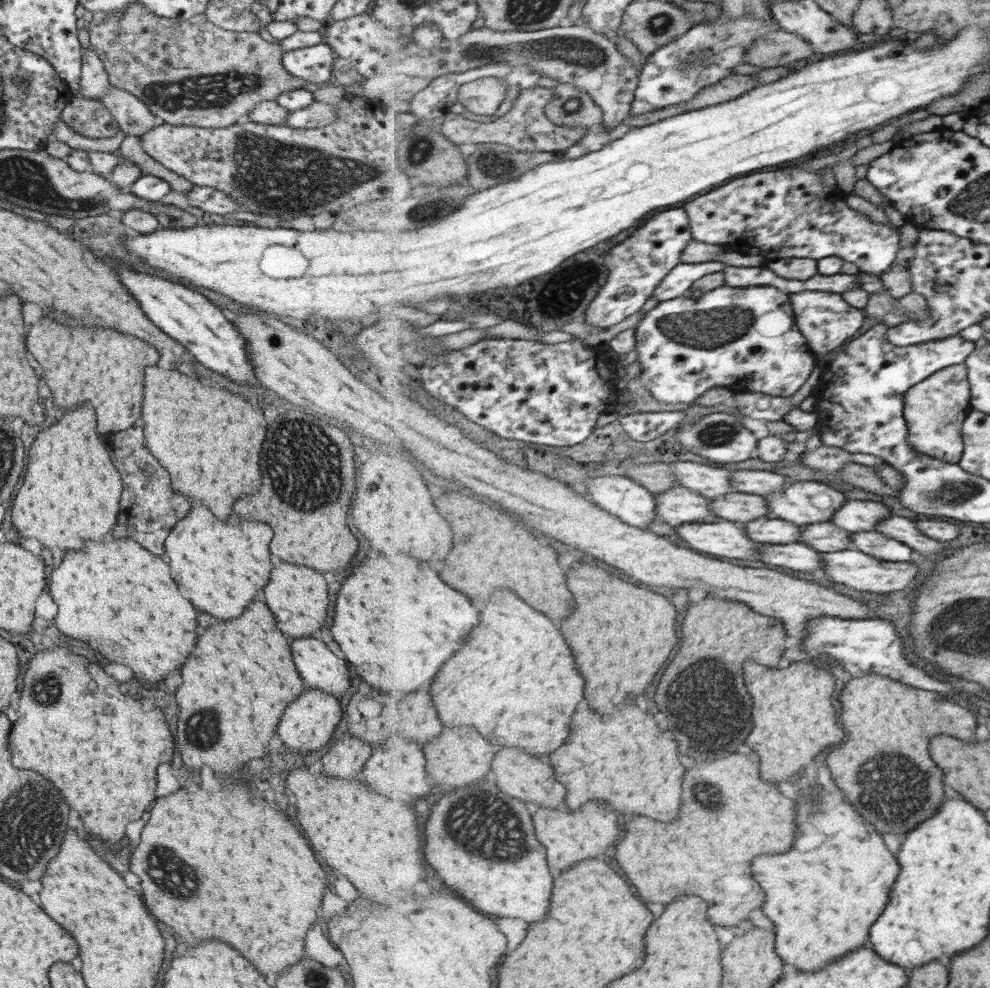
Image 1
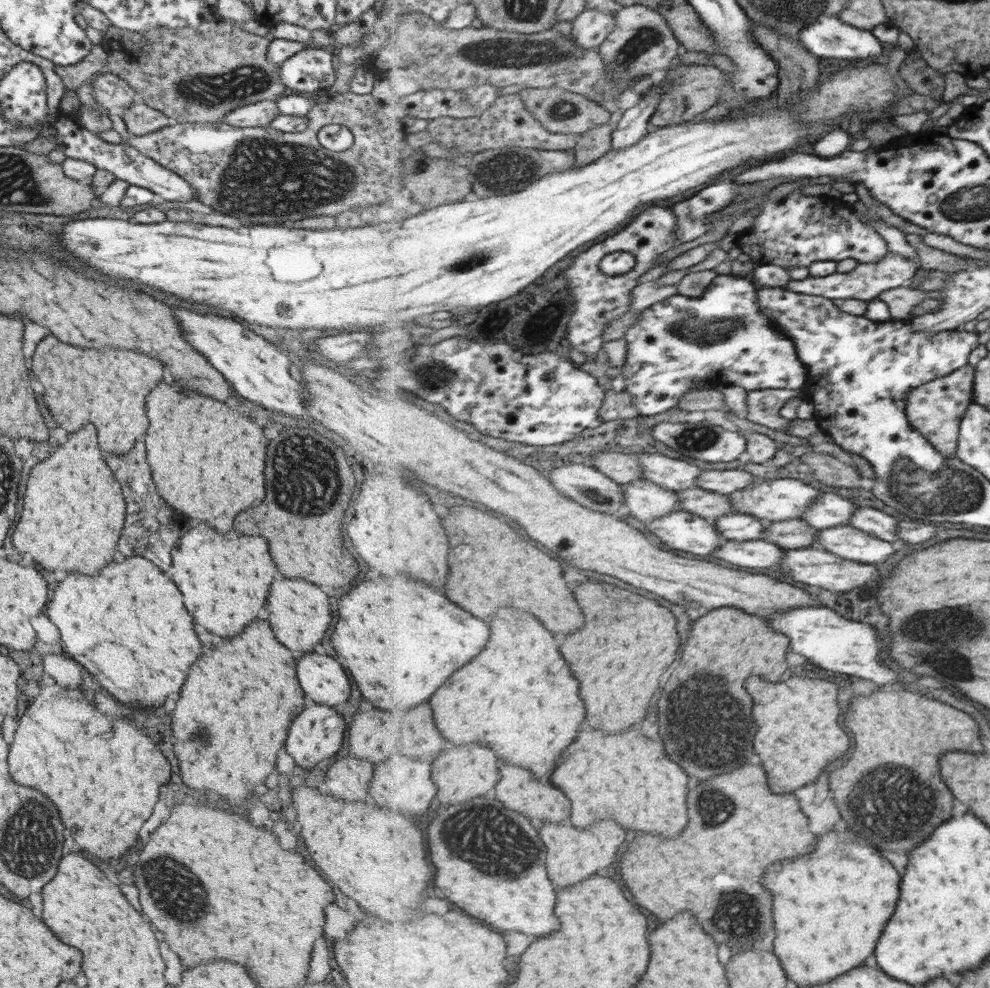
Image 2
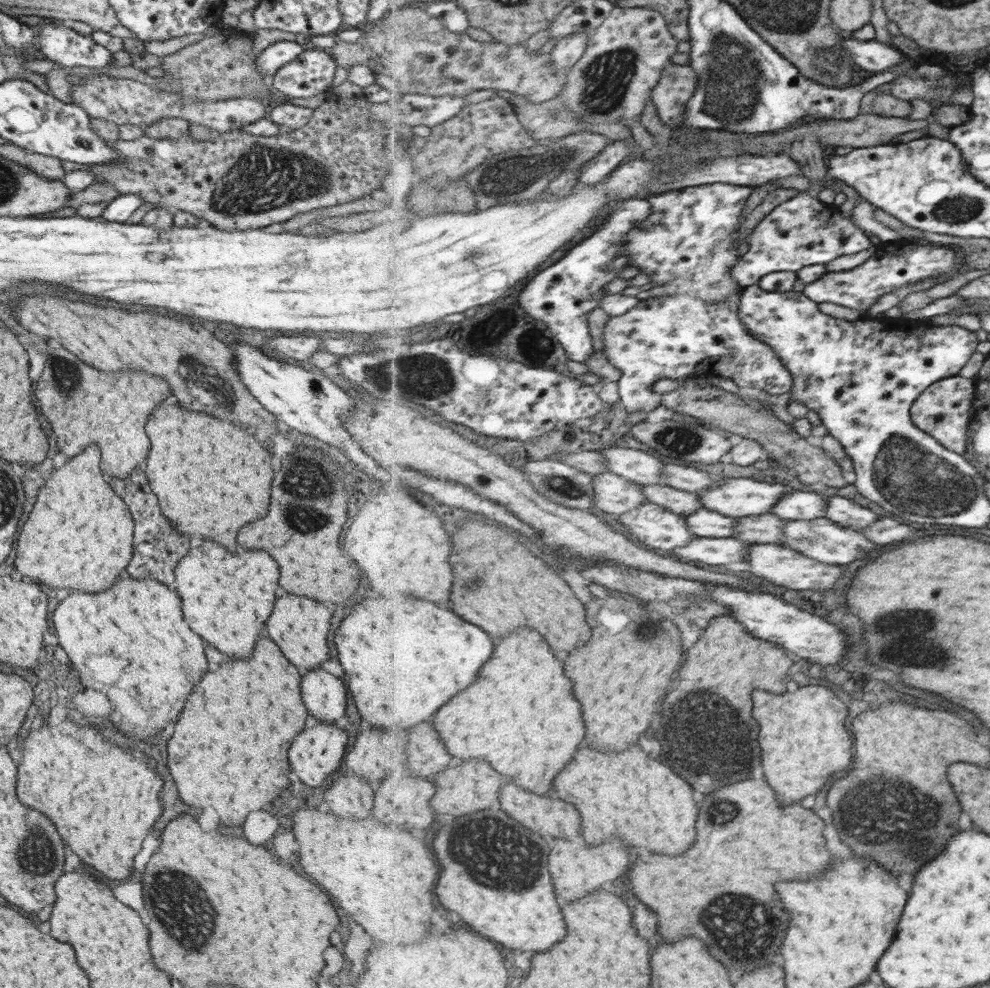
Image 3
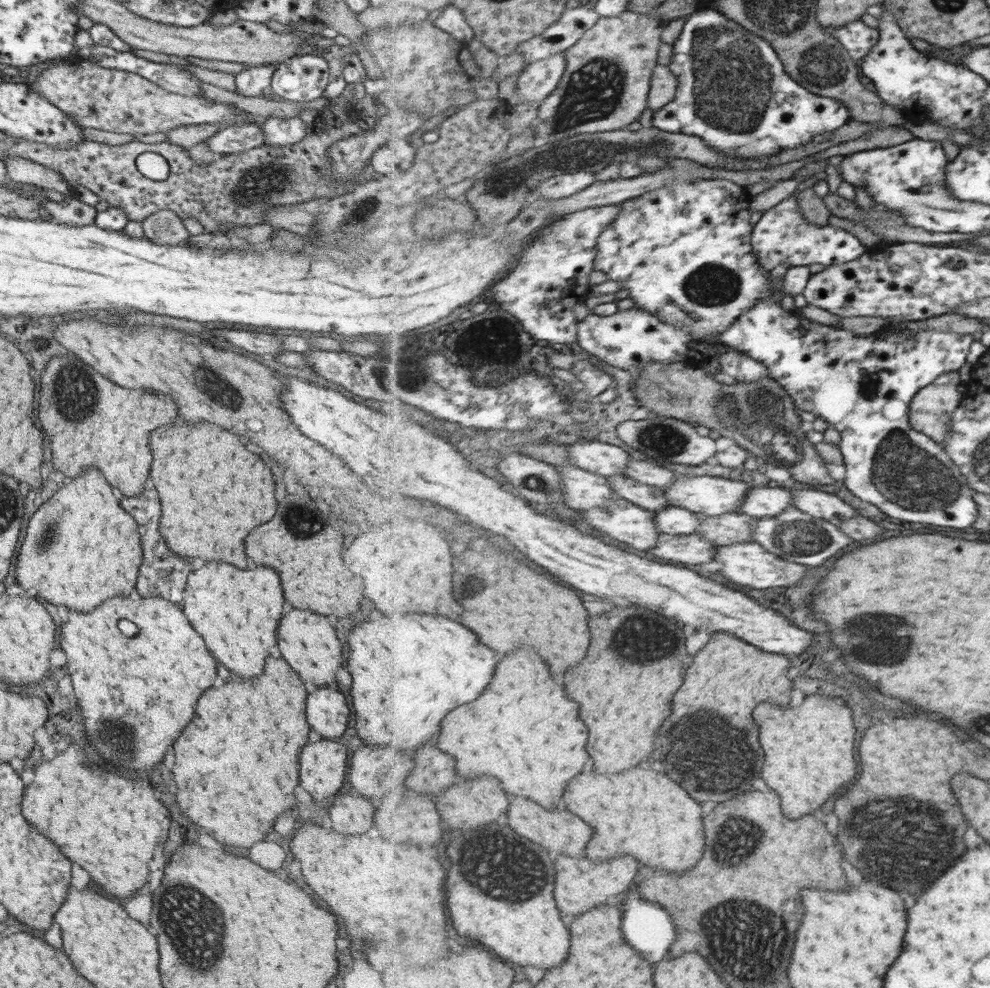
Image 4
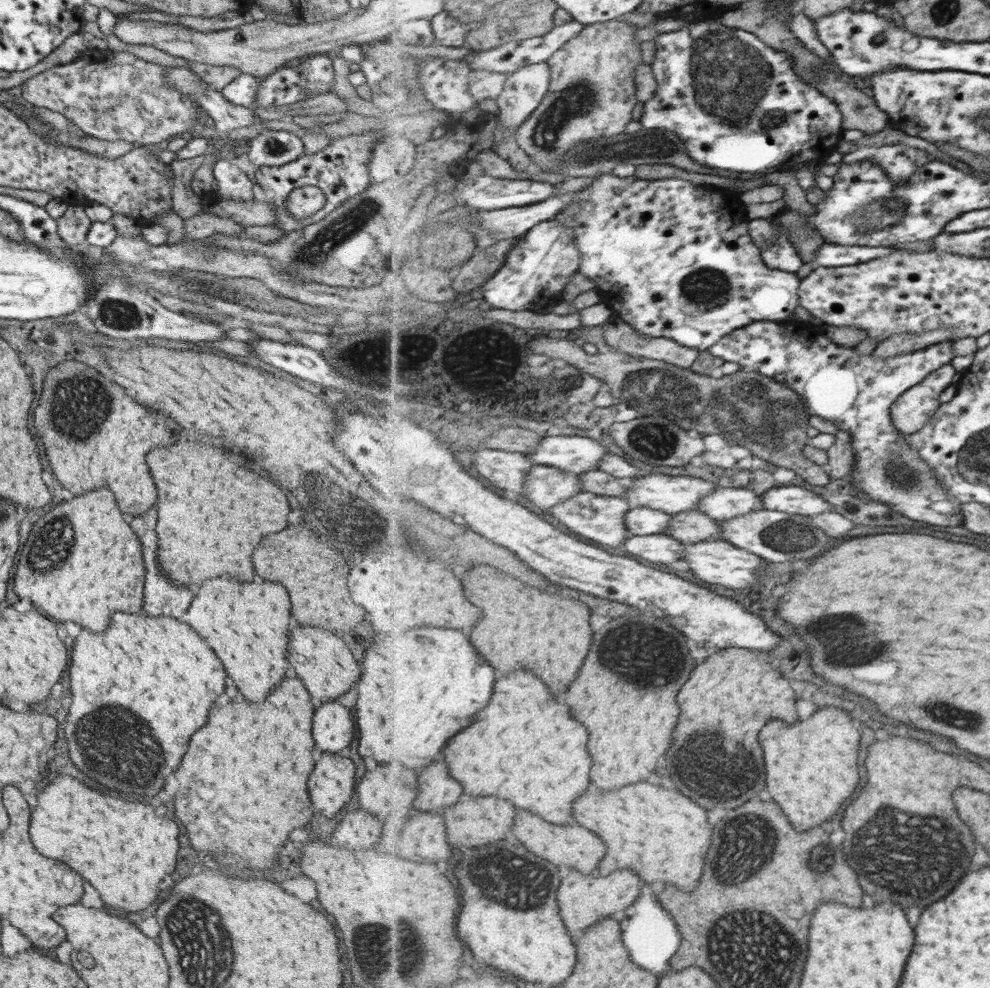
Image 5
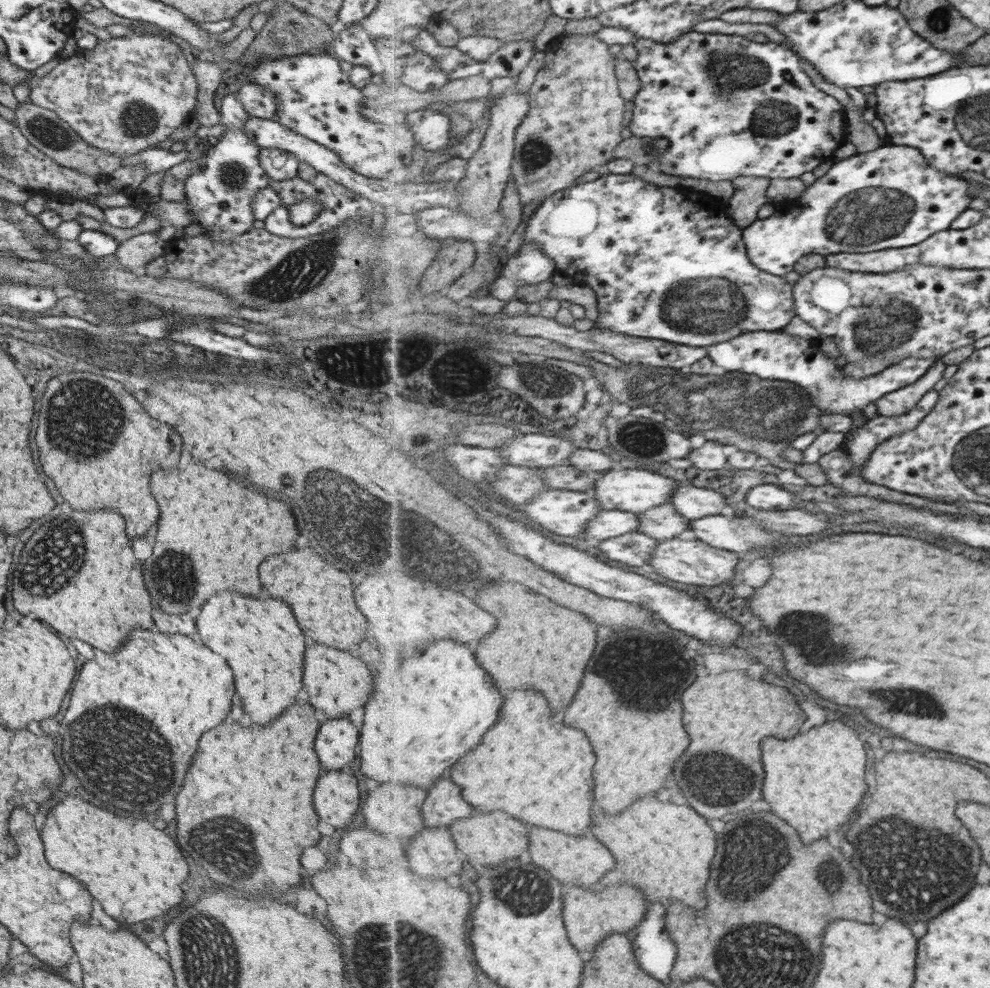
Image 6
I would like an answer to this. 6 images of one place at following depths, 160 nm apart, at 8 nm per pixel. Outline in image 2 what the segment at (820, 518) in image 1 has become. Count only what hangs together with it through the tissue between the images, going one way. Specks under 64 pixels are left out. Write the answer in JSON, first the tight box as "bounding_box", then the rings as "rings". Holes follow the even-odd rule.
{"bounding_box":[728,478,823,522],"rings":[[[780,478],[773,482],[763,481],[751,483],[746,489],[728,495],[734,509],[739,513],[756,516],[765,522],[801,519],[802,514],[815,502],[823,492],[813,488],[810,483],[798,479]]]}

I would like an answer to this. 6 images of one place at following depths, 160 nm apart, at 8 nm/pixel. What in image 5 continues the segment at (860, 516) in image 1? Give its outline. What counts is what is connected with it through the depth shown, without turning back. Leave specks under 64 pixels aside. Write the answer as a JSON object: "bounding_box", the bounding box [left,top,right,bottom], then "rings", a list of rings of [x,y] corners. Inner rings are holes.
{"bounding_box":[698,488,763,521],"rings":[[[719,488],[710,492],[698,506],[698,510],[719,521],[763,508],[762,496],[752,490]]]}

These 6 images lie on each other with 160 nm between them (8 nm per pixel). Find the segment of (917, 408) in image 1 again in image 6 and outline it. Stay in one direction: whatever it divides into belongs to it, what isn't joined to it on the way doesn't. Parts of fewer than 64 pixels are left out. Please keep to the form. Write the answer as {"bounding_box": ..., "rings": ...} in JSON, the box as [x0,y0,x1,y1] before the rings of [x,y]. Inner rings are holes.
{"bounding_box":[875,360,947,417],"rings":[[[937,360],[924,378],[905,388],[886,394],[881,400],[875,402],[878,414],[886,417],[899,417],[907,414],[911,409],[915,409],[925,394],[931,391],[939,380],[943,379],[945,368],[947,365],[941,360]]]}

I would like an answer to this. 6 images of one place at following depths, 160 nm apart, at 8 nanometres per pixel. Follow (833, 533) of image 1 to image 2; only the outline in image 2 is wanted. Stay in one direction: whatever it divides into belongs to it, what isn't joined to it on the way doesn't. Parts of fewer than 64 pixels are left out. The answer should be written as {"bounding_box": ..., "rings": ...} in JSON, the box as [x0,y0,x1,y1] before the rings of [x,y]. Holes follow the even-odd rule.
{"bounding_box":[763,519,817,550],"rings":[[[802,519],[780,520],[768,522],[763,539],[789,550],[804,549],[812,546],[817,531]]]}

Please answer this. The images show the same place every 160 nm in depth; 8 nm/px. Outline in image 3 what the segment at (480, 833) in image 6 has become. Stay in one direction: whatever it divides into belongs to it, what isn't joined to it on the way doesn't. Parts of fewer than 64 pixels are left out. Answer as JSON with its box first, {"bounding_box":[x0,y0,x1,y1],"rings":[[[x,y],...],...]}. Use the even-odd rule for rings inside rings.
{"bounding_box":[431,758,503,816],"rings":[[[467,758],[459,766],[449,767],[435,776],[435,796],[431,798],[431,807],[441,814],[465,816],[487,810],[493,802],[500,800],[499,786],[503,784],[503,776],[491,768],[489,762],[482,758]]]}

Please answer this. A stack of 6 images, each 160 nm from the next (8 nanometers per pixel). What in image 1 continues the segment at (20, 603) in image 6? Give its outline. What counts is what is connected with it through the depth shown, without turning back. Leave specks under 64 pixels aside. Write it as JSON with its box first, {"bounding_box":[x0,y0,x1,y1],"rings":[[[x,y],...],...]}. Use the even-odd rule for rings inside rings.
{"bounding_box":[11,404,122,550],"rings":[[[83,404],[63,414],[61,422],[39,432],[37,440],[33,440],[27,454],[27,468],[23,482],[13,498],[11,524],[19,536],[37,538],[41,546],[49,550],[51,548],[77,550],[83,546],[85,540],[101,542],[103,536],[113,528],[113,524],[116,524],[122,490],[120,474],[111,466],[107,452],[95,434],[95,414],[89,404]]]}

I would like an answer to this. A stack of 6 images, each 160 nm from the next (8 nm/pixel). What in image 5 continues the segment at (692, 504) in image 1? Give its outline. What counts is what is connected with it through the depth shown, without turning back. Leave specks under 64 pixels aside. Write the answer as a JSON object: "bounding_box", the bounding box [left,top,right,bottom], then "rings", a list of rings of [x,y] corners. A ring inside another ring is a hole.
{"bounding_box":[523,465,583,510],"rings":[[[535,465],[526,474],[523,493],[526,500],[546,510],[583,492],[575,473],[555,466]]]}

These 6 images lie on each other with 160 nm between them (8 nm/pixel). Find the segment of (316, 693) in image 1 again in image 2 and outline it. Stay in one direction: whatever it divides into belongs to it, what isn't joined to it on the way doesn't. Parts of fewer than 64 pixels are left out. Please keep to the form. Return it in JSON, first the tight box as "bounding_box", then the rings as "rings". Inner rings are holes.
{"bounding_box":[285,704,345,768],"rings":[[[313,704],[311,708],[303,710],[293,724],[289,726],[287,740],[285,740],[285,752],[297,762],[301,768],[313,768],[321,760],[329,760],[339,747],[343,740],[343,730],[345,730],[345,721],[339,716],[336,708],[327,707],[325,704]]]}

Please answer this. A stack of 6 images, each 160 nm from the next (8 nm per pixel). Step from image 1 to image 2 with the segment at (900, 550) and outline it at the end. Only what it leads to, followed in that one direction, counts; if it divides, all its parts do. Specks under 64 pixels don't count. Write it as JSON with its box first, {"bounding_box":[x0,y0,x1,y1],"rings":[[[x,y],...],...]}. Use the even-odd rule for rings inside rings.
{"bounding_box":[812,525,893,564],"rings":[[[839,525],[820,529],[812,544],[817,550],[832,552],[845,560],[877,564],[893,556],[891,542],[859,530],[853,525]]]}

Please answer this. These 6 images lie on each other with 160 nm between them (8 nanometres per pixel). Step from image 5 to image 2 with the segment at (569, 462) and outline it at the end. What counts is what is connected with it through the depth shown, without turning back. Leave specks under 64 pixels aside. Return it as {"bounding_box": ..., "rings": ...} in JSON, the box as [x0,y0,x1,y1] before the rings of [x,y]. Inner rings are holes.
{"bounding_box":[638,454,705,491],"rings":[[[639,454],[638,461],[645,479],[673,491],[697,487],[696,480],[705,471],[689,462],[663,454]]]}

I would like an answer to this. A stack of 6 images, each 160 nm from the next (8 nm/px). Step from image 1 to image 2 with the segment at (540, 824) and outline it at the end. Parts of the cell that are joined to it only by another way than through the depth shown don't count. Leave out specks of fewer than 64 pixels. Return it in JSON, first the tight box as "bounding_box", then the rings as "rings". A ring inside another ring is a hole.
{"bounding_box":[539,820,627,886],"rings":[[[605,820],[597,822],[587,830],[577,830],[575,824],[542,824],[539,836],[543,844],[547,844],[547,876],[557,886],[573,886],[583,882],[585,878],[591,878],[593,874],[599,874],[605,868],[611,868],[617,860],[617,846],[623,848],[627,840],[627,830],[617,826],[617,822]]]}

